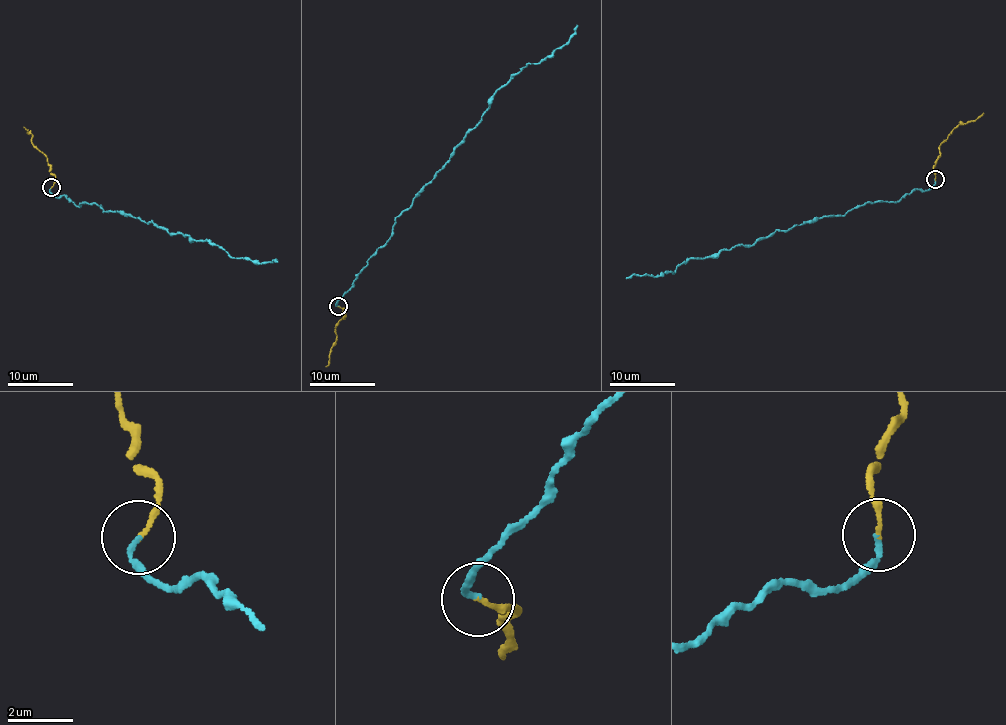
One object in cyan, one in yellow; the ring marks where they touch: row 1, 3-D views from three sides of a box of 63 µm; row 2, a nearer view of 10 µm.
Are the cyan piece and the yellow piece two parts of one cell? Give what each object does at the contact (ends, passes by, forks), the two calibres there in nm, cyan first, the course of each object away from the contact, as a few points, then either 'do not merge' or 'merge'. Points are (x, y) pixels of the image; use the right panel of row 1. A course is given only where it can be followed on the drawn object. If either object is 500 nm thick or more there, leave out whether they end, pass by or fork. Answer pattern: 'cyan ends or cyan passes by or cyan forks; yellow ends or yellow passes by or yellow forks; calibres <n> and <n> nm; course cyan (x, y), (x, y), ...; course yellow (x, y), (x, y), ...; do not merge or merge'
cyan ends; yellow ends; calibres 150 and 140 nm; course cyan (935, 180), (894, 202), (869, 201), (751, 245), (693, 256), (673, 273), (626, 278); course yellow (935, 180), (933, 168), (942, 141), (956, 127), (974, 121), (984, 112); merge

